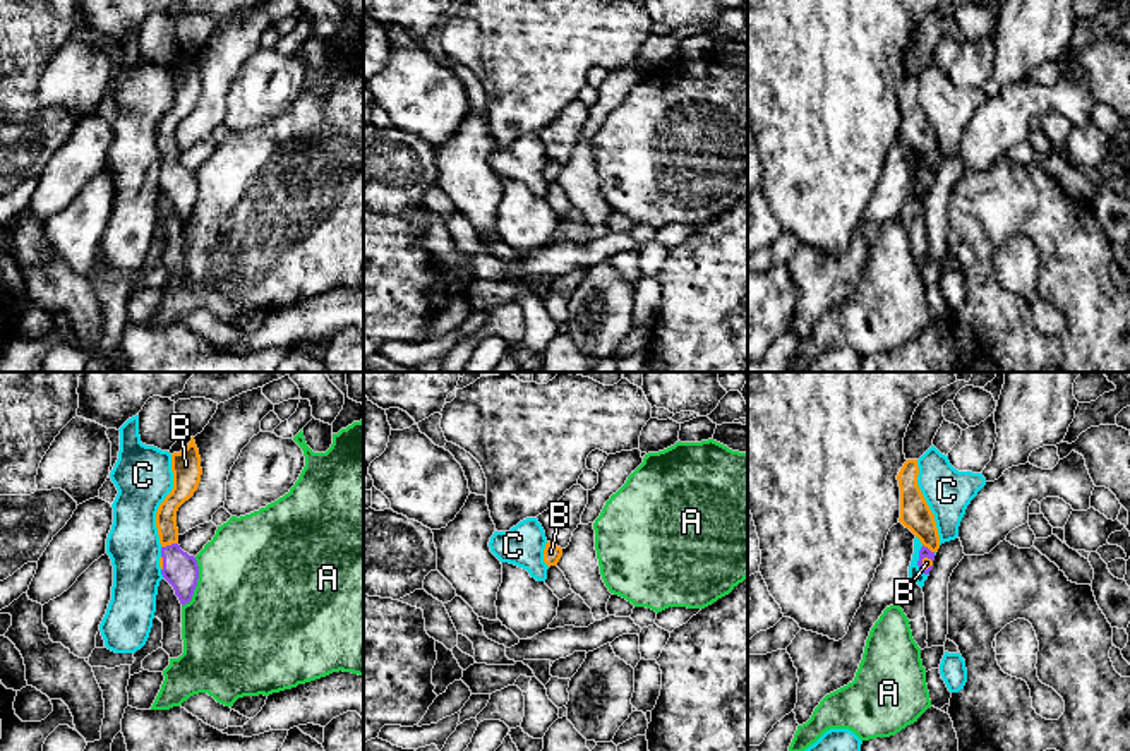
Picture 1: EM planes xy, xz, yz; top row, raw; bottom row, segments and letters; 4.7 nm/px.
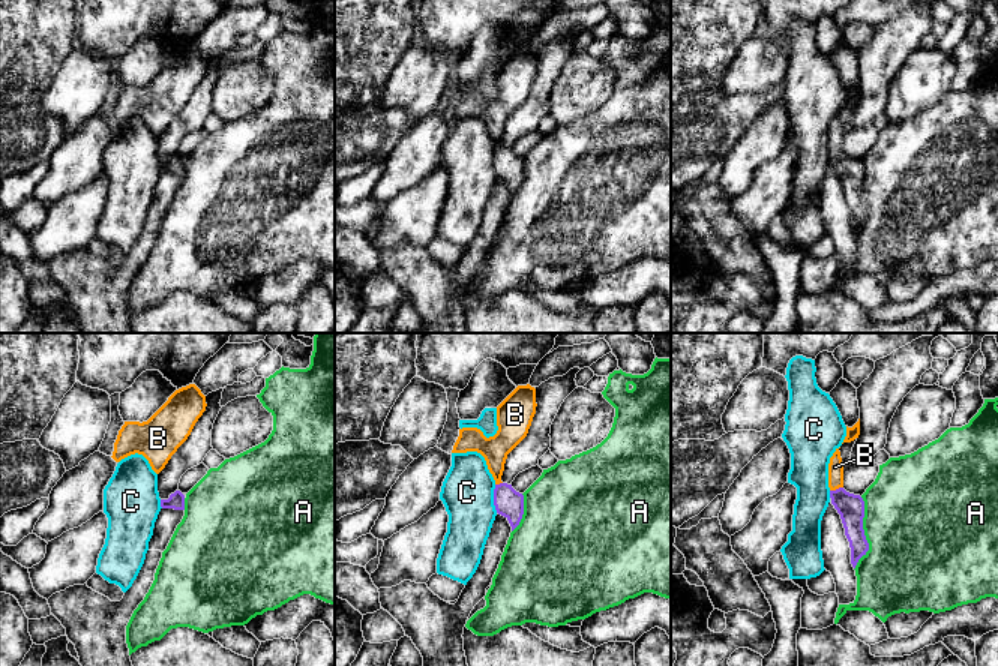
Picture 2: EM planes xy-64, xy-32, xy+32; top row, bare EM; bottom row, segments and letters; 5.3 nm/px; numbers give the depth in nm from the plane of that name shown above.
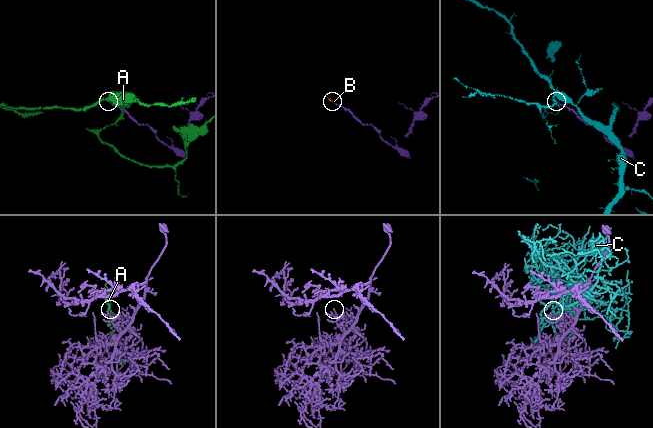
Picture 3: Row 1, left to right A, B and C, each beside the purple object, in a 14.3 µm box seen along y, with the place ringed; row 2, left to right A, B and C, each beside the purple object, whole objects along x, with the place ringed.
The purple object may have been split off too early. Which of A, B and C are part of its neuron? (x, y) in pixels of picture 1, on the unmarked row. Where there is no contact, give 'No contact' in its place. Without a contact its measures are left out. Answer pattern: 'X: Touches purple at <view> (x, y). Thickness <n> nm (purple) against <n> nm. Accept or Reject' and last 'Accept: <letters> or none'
A: Touches purple at xy (196, 199). Thickness 160 nm (purple) against 500 nm. Reject
B: Touches purple at xy (168, 162). Thickness 160 nm (purple) against 100 nm. Accept
C: Touches purple at yz (918, 177). Thickness 50 nm (purple) against 60 nm. Reject
Accept: B

